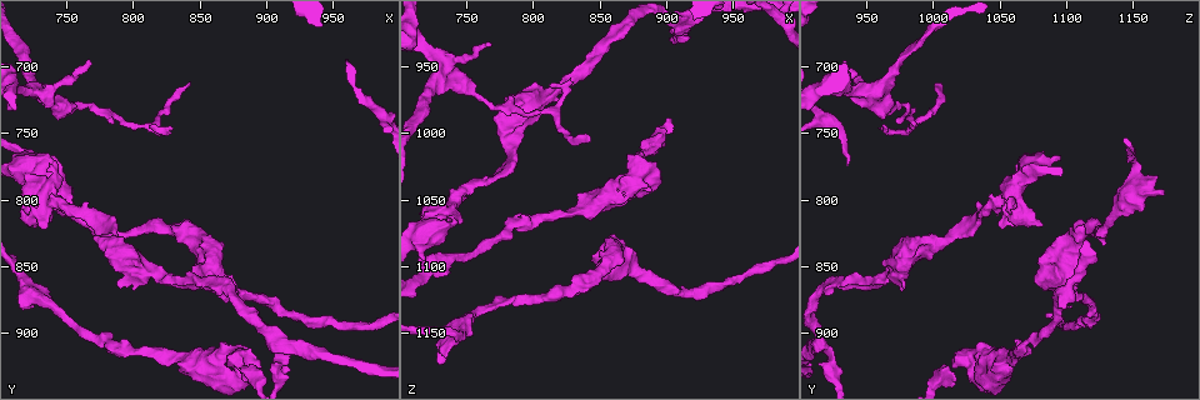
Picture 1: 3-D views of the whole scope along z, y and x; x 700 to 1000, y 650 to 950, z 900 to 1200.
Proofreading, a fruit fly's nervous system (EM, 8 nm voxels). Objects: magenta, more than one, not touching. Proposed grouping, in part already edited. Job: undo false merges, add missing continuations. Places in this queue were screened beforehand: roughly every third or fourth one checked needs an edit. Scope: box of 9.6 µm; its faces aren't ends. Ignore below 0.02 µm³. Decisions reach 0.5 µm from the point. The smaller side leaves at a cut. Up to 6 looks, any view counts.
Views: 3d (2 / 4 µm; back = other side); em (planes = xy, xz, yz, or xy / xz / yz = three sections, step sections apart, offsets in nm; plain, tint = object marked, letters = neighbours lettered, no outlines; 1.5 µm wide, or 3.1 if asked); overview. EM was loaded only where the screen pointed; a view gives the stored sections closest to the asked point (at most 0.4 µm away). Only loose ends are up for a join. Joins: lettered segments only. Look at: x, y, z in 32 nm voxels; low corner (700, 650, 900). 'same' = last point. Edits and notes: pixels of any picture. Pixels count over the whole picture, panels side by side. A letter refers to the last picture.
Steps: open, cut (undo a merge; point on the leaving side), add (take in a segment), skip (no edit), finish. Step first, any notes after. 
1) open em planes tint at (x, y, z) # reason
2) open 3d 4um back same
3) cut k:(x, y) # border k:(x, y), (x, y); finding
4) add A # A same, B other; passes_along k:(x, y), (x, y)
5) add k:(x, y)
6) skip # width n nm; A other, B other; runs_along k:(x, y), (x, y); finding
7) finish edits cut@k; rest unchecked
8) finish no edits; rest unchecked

open em planes letters at (842, 712, 1006) # tapers out

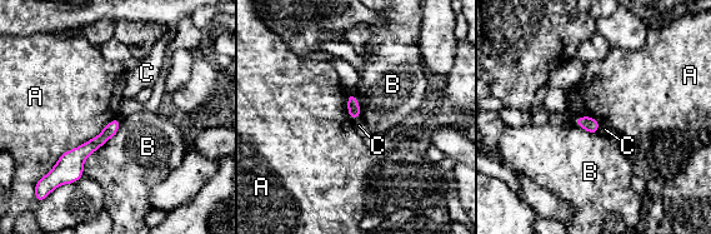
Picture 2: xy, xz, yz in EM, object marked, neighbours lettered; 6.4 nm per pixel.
skip # A other, B other, C other; runs_along 2:(116, 122), (68, 165), (59, 165); no lettered segment goes on from it

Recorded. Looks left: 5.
open em planes tint at (814, 746, 968) # tapers out

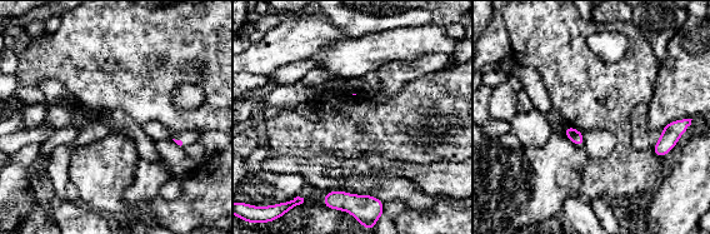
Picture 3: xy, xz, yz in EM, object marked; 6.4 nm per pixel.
open em planes letters same # what lies round it

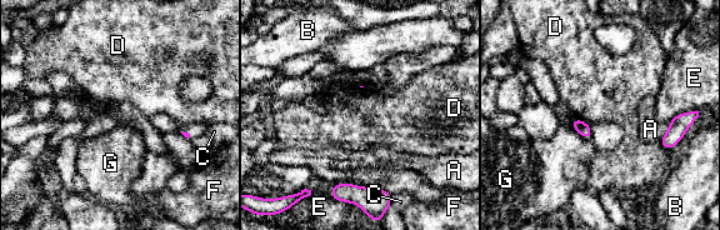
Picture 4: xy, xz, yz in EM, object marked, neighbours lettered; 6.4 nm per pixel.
skip # width 80 nm; A other, B other, C other, D other, E other, F other, G other; border 4:(570, 125), (583, 136), (590, 139); none of them fits

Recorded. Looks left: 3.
open em xy step 8 letters at (730, 822, 1052) # an open end

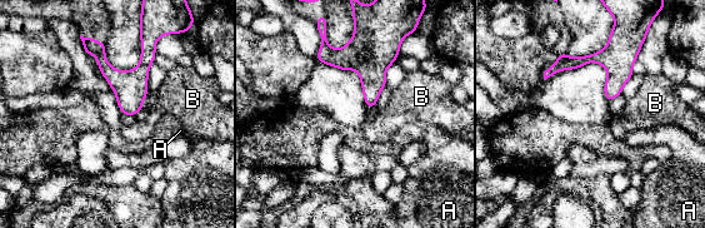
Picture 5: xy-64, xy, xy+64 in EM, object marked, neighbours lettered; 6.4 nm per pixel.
skip # A other, B other; runs_along 5:(633, 56), (561, 63), (546, 74); none of them fits

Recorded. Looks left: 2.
finish no edits; rest unchecked

